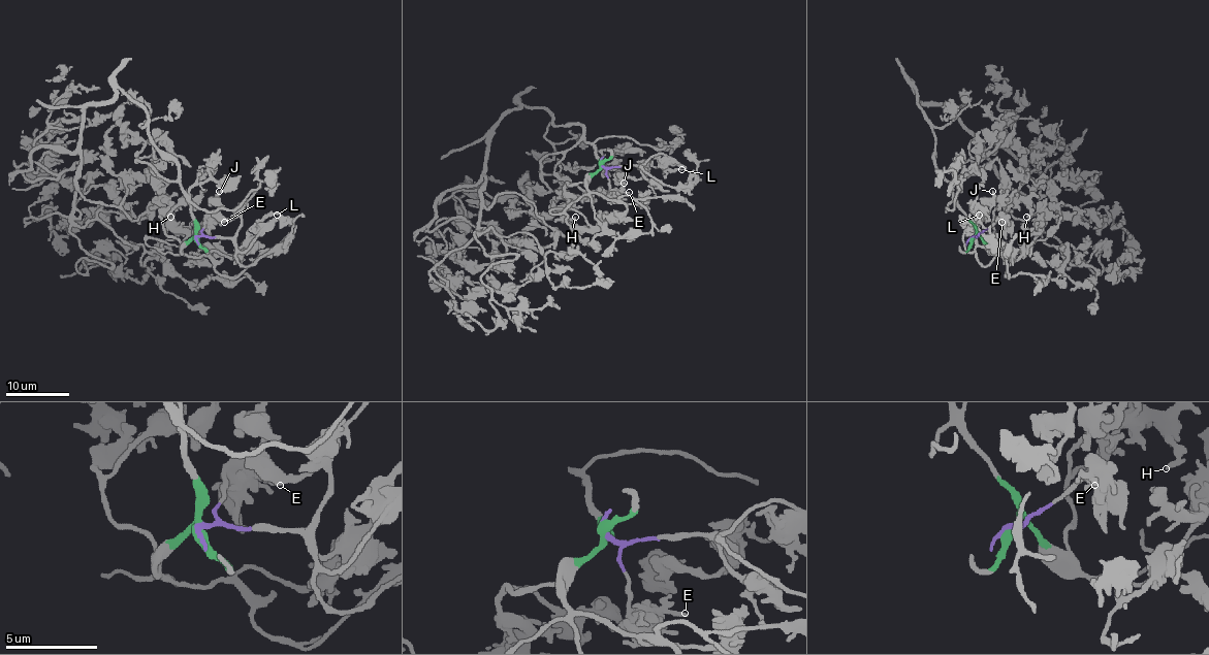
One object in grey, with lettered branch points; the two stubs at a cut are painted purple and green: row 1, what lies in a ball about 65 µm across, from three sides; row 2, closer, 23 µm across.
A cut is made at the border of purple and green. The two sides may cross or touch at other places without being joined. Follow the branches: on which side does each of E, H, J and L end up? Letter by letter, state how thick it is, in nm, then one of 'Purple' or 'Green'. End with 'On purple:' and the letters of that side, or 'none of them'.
E: Thickness 240 nm. Purple
H: Thickness 170 nm. Green
J: Thickness 280 nm. Purple
L: Thickness 240 nm. Purple
On purple: E, J, L

